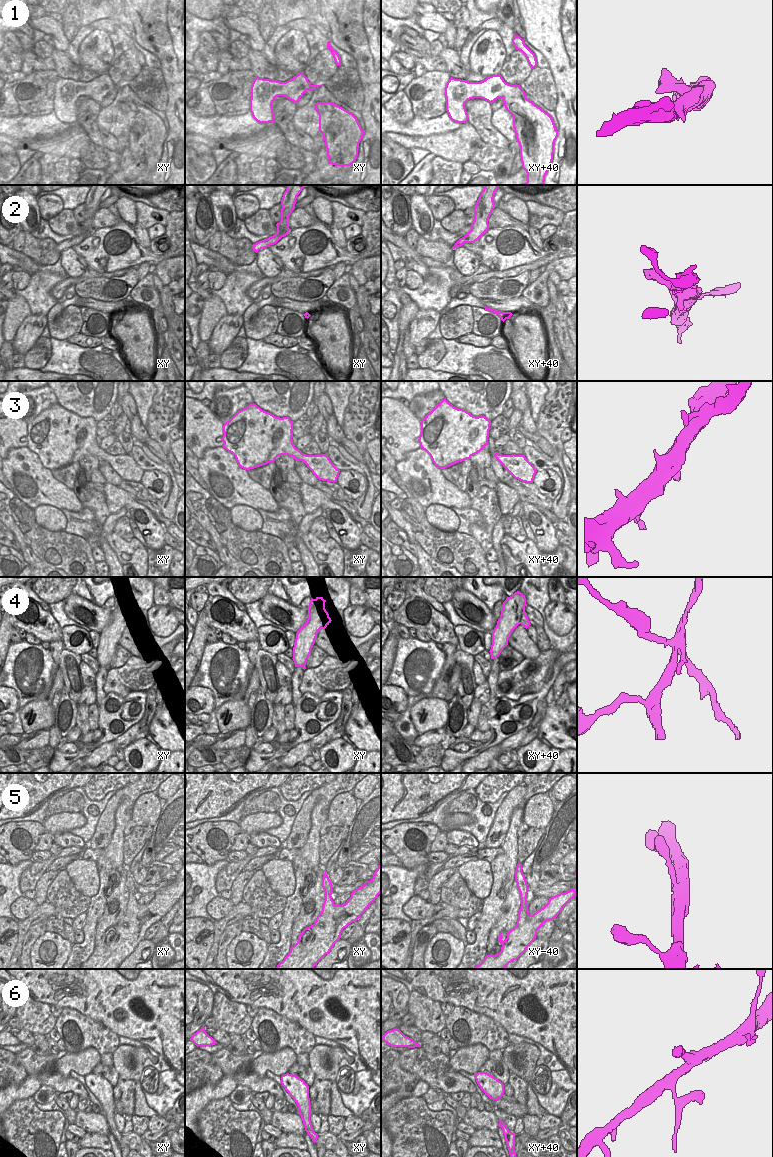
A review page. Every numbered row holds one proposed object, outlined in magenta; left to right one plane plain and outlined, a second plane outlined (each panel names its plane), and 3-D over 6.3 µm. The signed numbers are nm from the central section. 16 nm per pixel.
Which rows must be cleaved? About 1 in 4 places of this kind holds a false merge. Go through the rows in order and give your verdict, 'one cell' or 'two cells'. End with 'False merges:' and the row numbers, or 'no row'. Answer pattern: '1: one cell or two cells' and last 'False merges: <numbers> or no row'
1: one cell
2: one cell
3: one cell
4: two cells
5: one cell
6: one cell
False merges: 4

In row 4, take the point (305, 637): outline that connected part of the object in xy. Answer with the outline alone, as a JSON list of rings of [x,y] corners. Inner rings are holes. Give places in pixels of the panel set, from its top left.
[[[308,608],[307,622],[296,633],[292,658],[295,667],[306,669],[305,665],[315,643],[317,633],[320,629],[326,627],[321,612],[314,612]]]

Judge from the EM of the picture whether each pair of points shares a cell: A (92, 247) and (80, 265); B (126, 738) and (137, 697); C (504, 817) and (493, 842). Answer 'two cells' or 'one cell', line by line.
A: two cells
B: two cells
C: one cell

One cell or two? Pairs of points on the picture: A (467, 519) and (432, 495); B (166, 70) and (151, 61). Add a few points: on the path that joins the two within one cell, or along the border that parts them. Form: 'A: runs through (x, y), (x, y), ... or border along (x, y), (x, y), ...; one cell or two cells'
A: border along (451, 507), (469, 508); two cells
B: border along (142, 48), (149, 51), (156, 58), (159, 67); two cells

